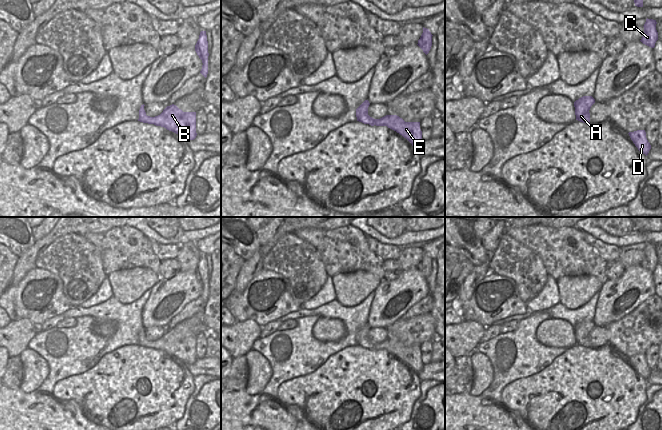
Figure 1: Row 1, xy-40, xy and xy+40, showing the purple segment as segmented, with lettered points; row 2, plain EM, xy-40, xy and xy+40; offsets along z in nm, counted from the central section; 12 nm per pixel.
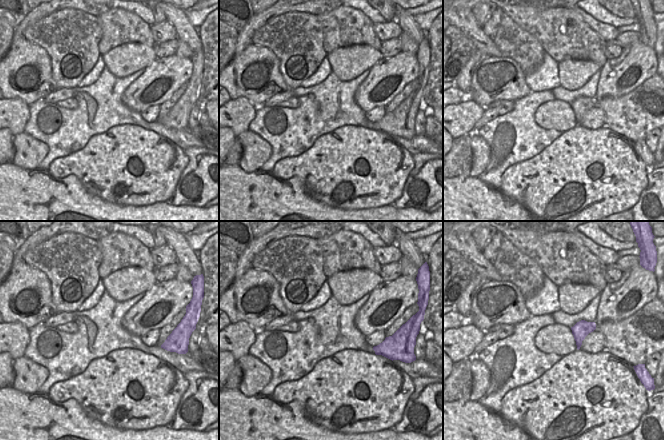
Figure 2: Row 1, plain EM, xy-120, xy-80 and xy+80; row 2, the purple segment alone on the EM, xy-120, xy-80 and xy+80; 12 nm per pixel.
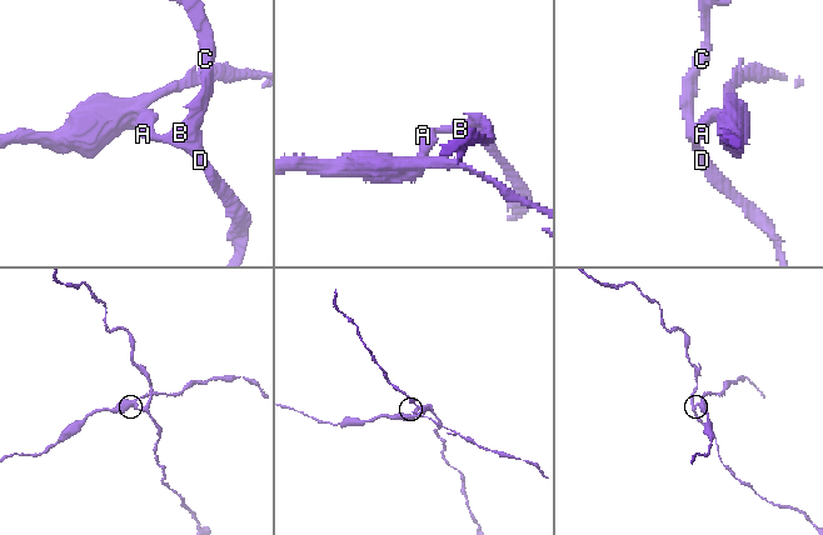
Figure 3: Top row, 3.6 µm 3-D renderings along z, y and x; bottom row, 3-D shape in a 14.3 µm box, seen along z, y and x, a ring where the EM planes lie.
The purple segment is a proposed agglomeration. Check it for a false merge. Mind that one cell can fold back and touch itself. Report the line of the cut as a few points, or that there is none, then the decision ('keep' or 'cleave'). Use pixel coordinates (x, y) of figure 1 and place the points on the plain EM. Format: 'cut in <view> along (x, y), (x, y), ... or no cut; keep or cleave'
cut in xy along (367, 335), (367, 340), (375, 348); cleave

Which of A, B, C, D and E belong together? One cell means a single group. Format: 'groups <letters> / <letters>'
groups A / B C D E

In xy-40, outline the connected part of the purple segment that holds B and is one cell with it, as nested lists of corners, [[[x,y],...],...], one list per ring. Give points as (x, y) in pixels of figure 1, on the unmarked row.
[[[144,328],[141,329],[139,340],[146,346],[161,350],[172,355],[184,364],[194,364],[196,357],[196,336],[183,336],[176,329],[167,330],[163,336],[155,341],[146,339]]]

